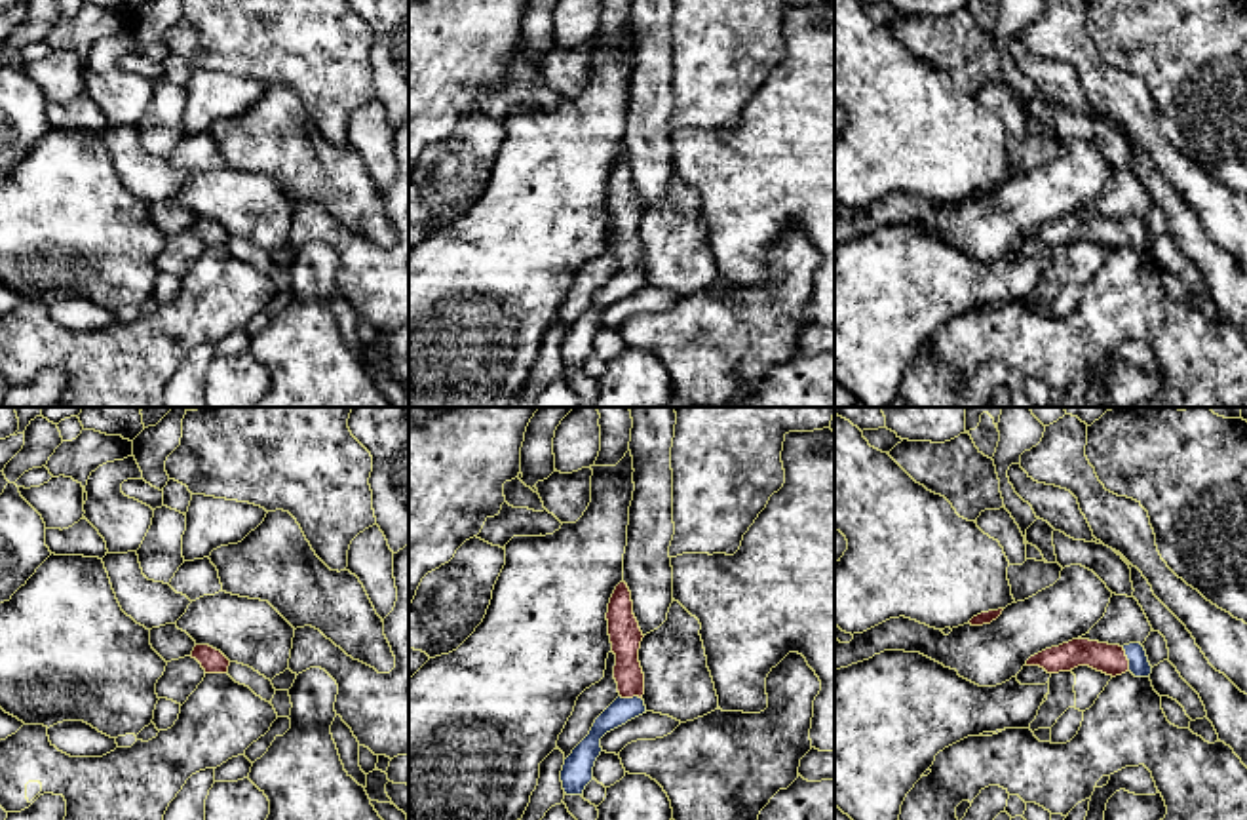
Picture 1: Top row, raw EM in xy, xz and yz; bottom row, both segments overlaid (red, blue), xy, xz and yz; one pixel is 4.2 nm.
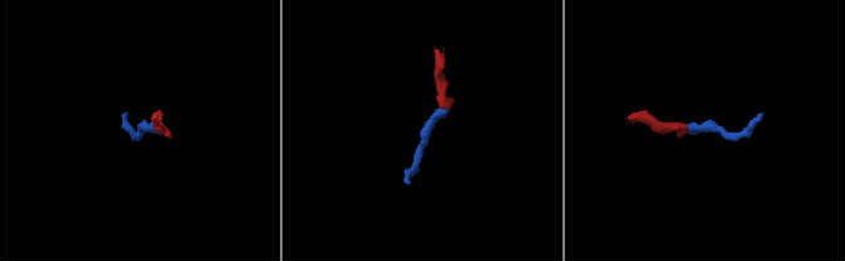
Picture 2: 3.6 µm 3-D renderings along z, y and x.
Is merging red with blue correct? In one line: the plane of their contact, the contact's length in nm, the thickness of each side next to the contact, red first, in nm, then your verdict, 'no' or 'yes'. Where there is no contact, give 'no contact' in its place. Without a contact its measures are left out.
contact in yz; length 110 nm; calibres 130 and 90 nm; yes

